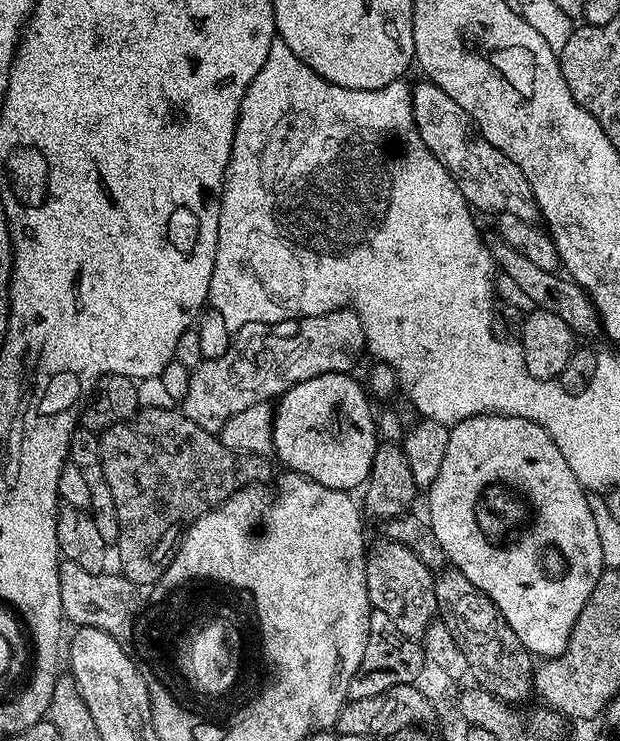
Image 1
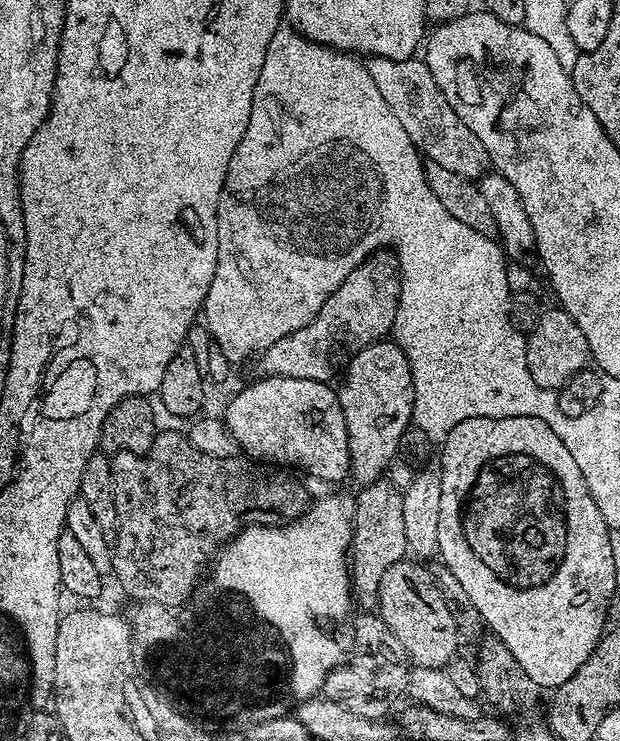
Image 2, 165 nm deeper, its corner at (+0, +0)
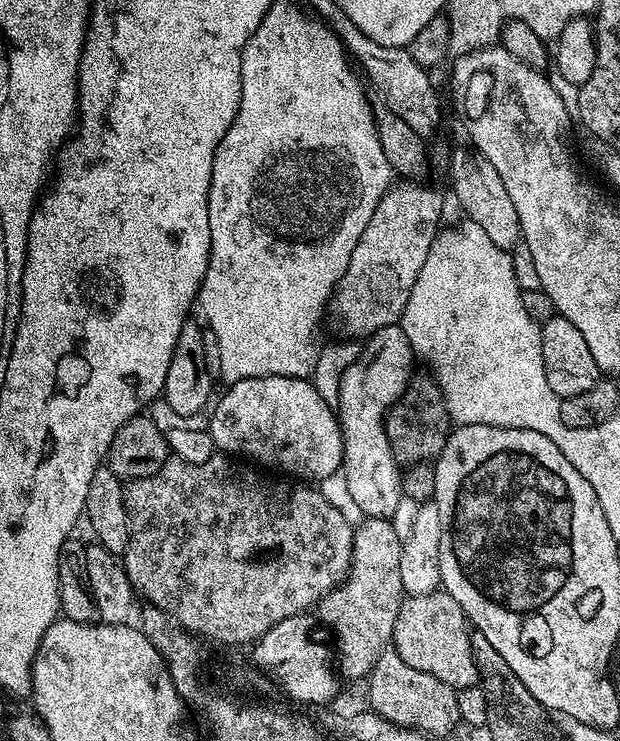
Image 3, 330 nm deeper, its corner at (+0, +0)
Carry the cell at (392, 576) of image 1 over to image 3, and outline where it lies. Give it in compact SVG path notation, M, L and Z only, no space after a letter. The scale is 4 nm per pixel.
M437 590L421 596L405 595L398 610L398 622L394 622L392 644L406 666L414 666L414 670L422 670L422 674L430 674L438 678L438 682L446 682L446 686L459 690L478 684L480 675L472 653L468 617L448 592Z

